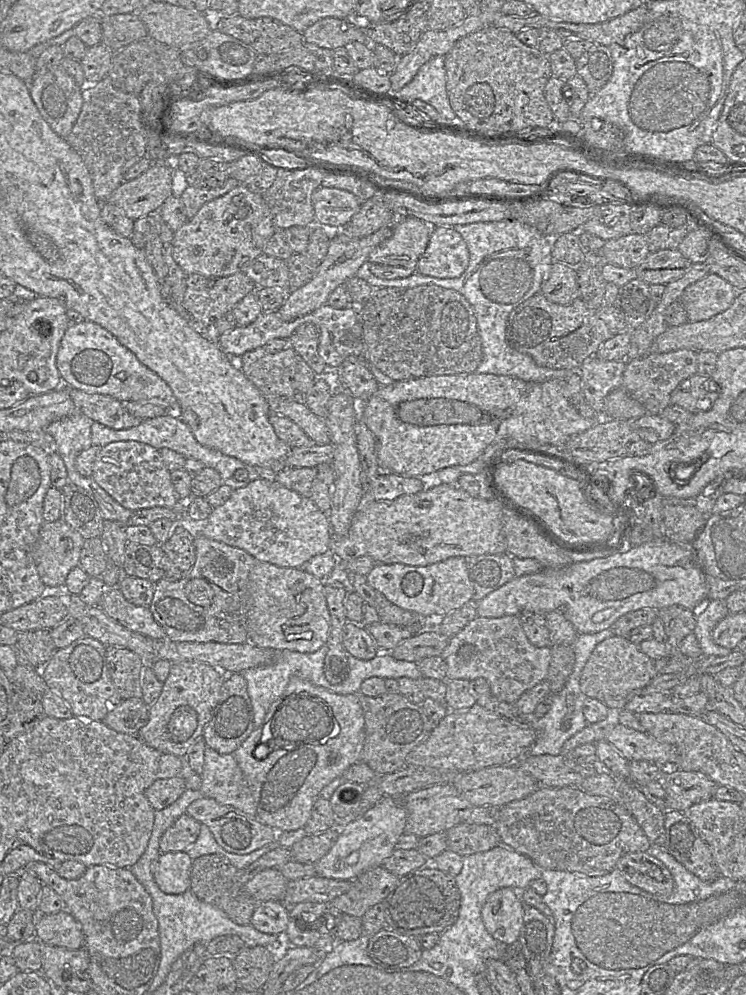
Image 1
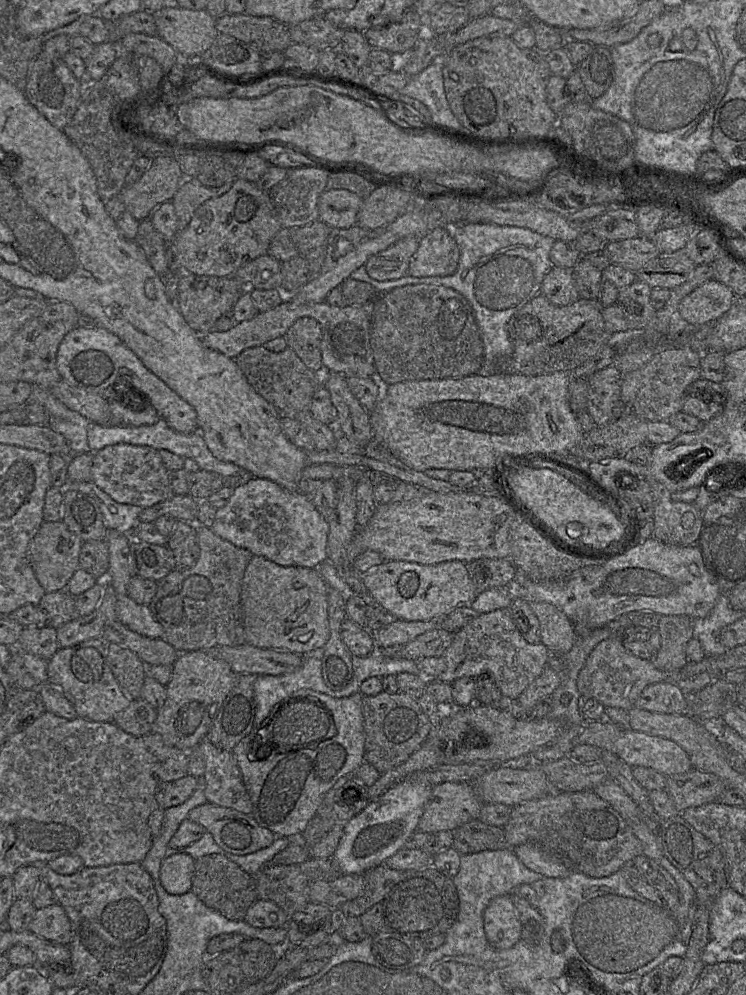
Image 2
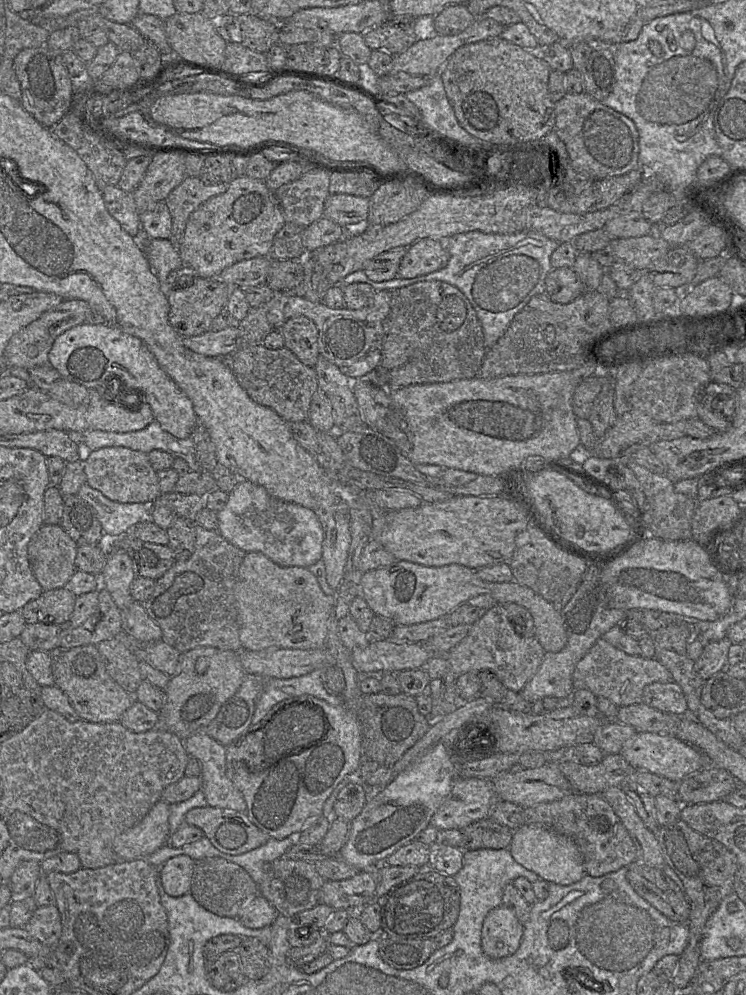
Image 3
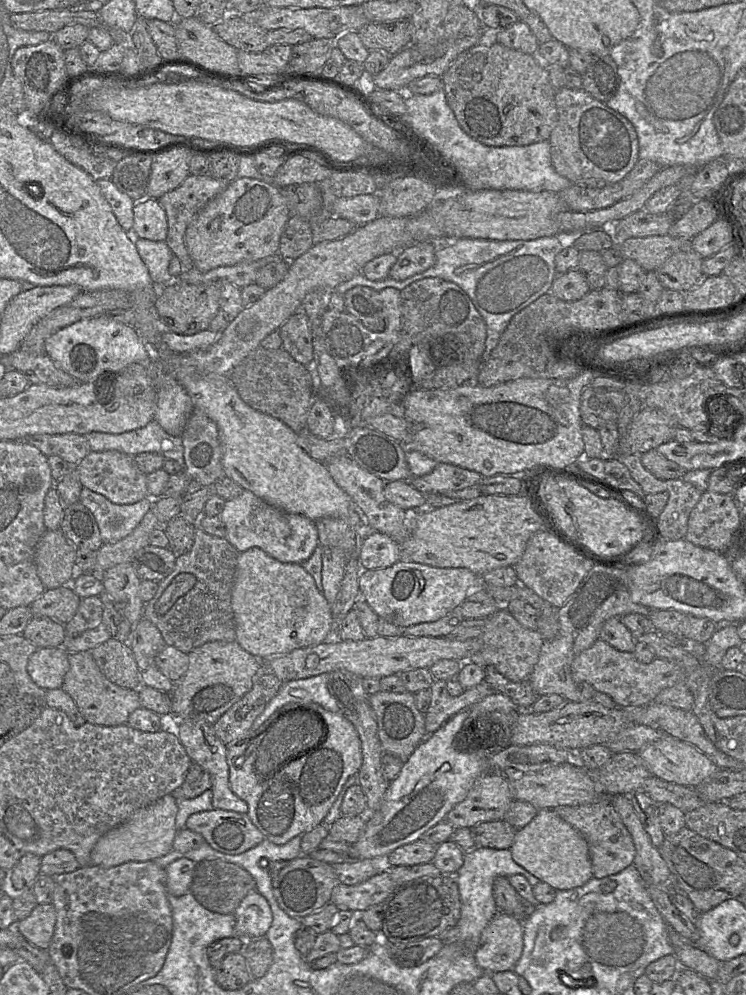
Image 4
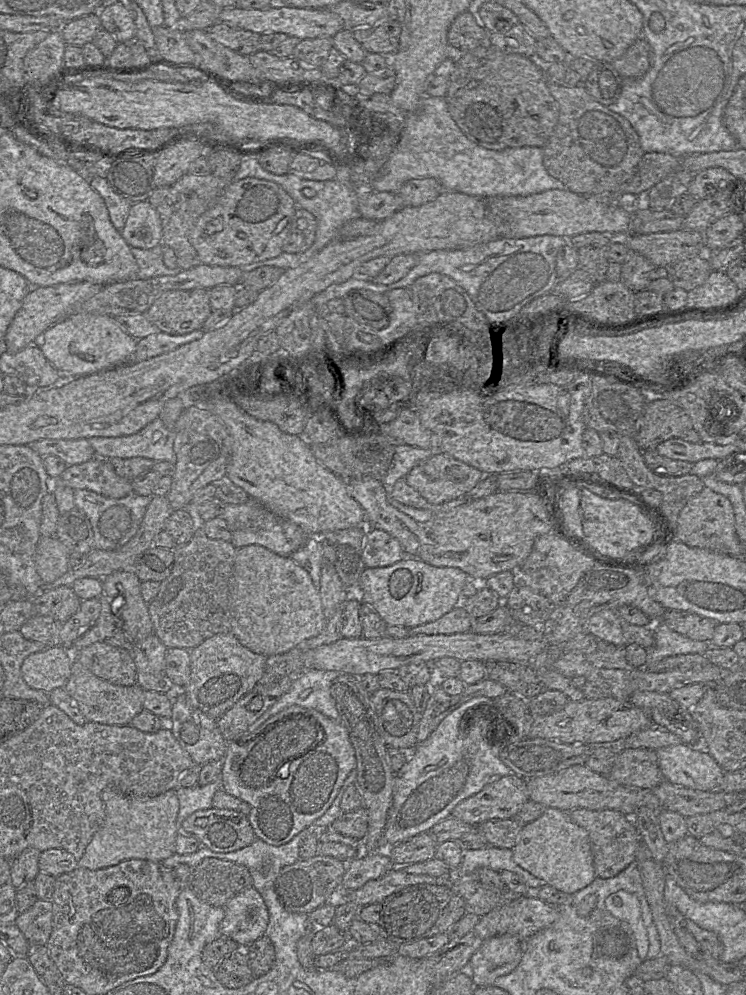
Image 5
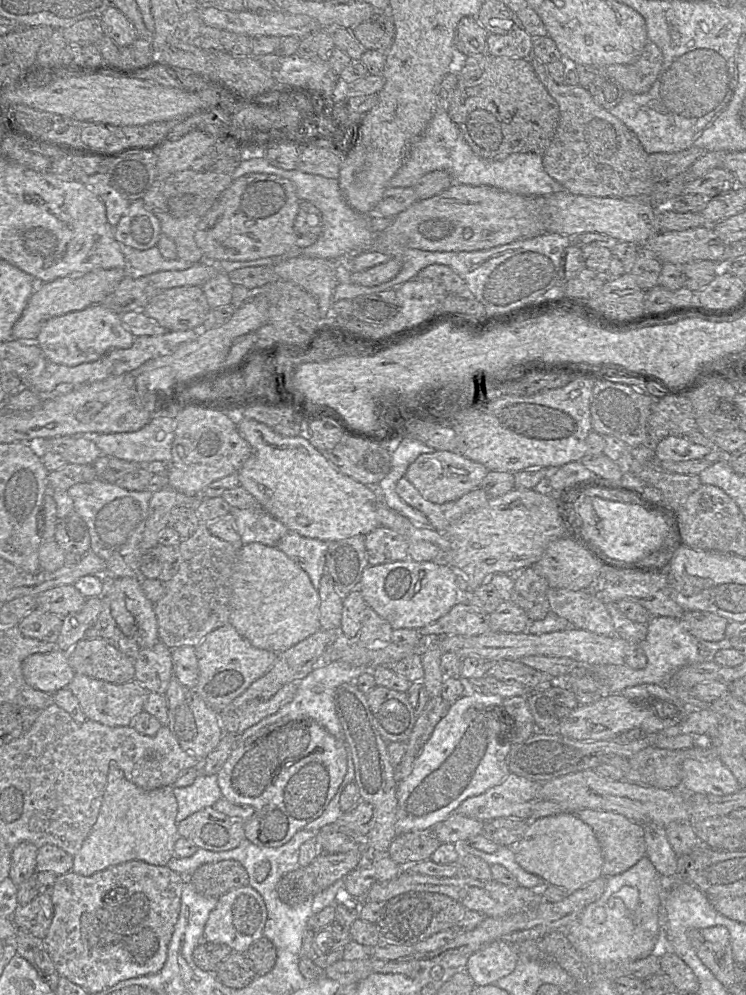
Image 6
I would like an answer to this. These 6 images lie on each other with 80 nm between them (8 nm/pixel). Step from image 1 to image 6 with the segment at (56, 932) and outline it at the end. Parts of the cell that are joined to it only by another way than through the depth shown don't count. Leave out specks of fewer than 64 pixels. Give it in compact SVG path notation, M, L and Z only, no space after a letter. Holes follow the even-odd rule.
M38 895L27 905L18 905L12 921L18 927L37 938L44 939L48 933L54 914L50 896Z

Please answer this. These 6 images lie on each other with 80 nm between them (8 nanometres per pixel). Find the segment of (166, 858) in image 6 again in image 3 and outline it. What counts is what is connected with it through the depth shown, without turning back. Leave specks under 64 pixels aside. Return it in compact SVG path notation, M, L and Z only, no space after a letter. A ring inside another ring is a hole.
M160 799L134 827L117 836L113 849L121 861L146 858L169 844L170 804Z

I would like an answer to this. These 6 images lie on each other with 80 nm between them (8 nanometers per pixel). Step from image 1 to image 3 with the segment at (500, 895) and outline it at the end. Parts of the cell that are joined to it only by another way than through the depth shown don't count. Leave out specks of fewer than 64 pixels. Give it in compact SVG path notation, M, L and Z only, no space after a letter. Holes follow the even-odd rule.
M499 906L486 916L481 934L484 954L492 959L501 959L514 954L521 943L523 924L515 914Z

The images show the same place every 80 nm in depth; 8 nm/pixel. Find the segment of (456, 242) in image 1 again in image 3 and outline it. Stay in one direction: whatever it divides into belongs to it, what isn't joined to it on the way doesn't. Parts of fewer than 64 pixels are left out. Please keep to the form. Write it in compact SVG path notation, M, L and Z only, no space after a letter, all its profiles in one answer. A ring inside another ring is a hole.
M424 238L407 247L396 278L409 279L444 268L449 253L439 240Z

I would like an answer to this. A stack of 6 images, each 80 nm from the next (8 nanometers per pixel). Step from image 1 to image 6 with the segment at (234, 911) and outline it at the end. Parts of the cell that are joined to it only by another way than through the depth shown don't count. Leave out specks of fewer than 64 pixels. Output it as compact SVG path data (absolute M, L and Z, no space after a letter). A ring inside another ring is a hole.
M237 860L204 863L187 879L199 894L217 899L232 889L249 884L249 875Z

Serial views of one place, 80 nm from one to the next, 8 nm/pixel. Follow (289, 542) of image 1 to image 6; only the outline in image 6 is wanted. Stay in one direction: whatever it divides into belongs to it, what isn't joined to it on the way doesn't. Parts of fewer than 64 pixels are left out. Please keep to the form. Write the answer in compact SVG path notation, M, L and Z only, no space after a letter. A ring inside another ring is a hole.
M261 507L231 509L243 545L258 542L276 547L289 529Z

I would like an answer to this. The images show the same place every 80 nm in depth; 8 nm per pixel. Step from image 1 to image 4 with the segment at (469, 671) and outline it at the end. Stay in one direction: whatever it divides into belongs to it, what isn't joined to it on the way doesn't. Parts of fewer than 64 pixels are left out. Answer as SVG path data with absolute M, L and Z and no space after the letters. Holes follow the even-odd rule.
M500 606L486 619L484 631L478 638L481 640L481 649L475 652L468 661L483 668L494 666L498 672L513 682L529 680L544 643L538 630L522 626L504 606Z

